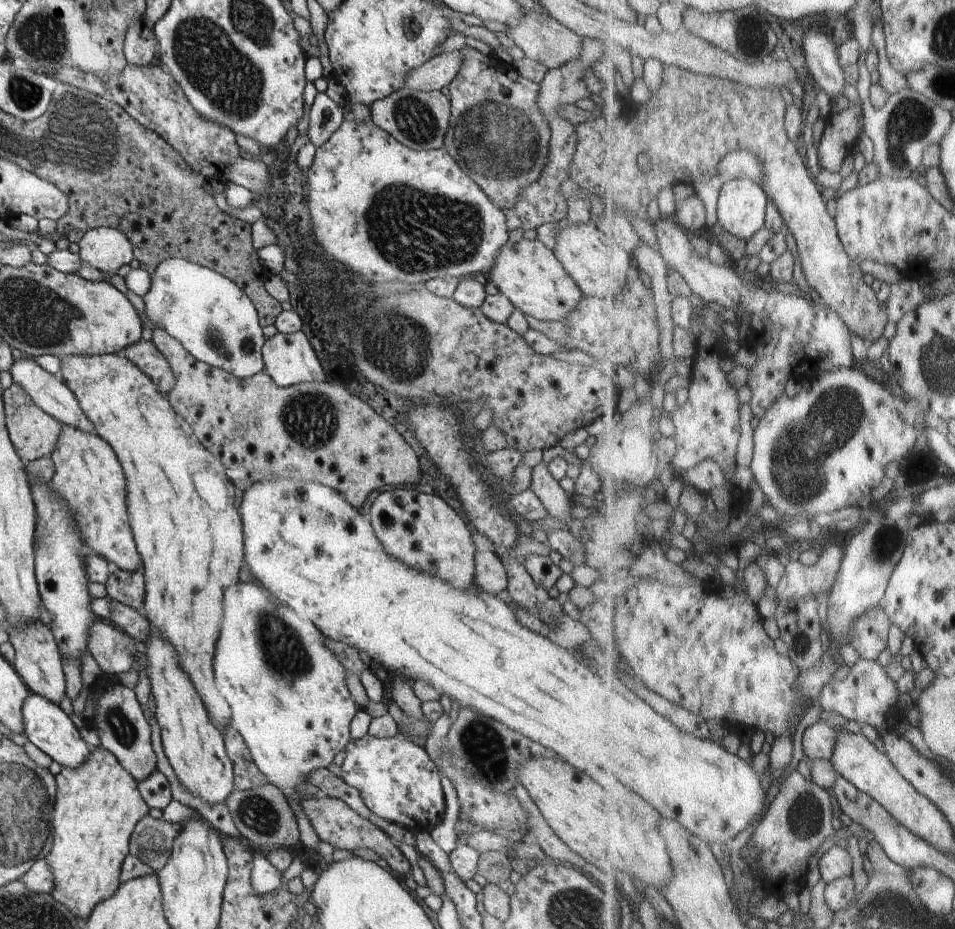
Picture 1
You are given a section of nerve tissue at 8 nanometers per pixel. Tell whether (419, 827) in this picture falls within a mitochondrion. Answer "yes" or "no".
no

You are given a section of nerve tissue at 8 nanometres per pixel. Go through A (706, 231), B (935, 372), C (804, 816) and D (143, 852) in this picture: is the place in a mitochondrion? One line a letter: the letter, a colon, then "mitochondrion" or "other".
A: other
B: mitochondrion
C: mitochondrion
D: mitochondrion

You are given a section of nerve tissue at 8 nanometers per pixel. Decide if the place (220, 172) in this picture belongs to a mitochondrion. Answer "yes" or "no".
no

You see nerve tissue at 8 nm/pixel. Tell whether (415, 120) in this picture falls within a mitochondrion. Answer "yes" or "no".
yes

